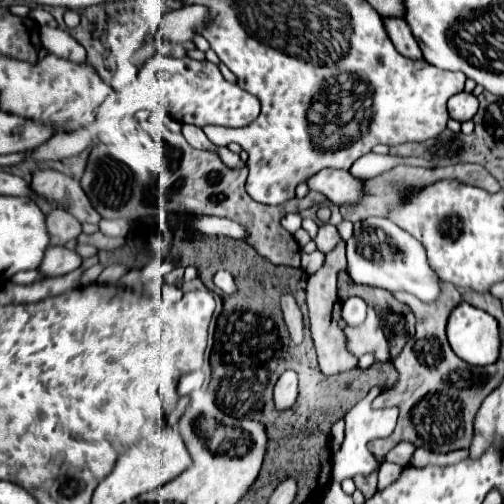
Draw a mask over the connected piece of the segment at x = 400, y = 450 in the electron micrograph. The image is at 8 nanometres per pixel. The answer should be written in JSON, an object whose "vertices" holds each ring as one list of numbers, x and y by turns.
{"vertices":[[404,441,404,443,398,443,398,445,386,455,386,459,392,461,392,463,398,463,398,465,408,465,414,451,416,451,416,447,414,447,412,443]]}

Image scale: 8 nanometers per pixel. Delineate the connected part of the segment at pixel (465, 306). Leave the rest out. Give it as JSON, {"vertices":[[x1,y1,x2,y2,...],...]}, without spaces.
{"vertices":[[460,301,452,309,446,335,452,351,470,365,490,365,498,359,498,321,466,301]]}

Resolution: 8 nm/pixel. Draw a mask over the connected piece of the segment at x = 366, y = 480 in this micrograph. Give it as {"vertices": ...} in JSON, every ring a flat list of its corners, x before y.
{"vertices":[[372,473,354,477,354,483,356,483,356,489,360,489,364,495,374,495,376,493,376,479,372,479]]}

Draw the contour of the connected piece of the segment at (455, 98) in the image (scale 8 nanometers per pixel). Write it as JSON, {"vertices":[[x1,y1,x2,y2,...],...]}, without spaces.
{"vertices":[[462,91,462,93,452,95,450,101,448,101,448,113,450,113,450,117,456,119,456,121,460,121,460,123,472,119,476,115,476,111,478,111,478,99,472,93]]}

